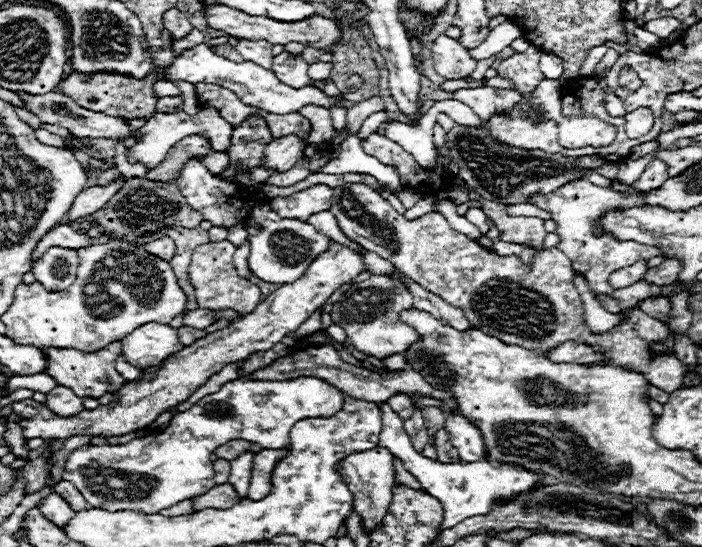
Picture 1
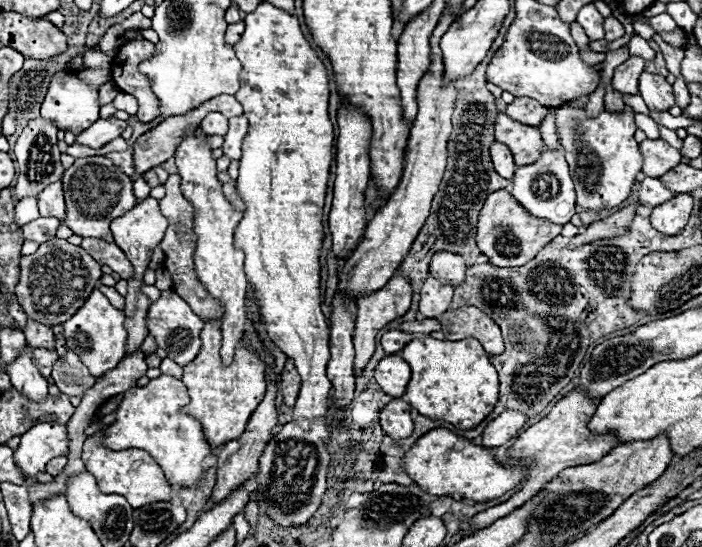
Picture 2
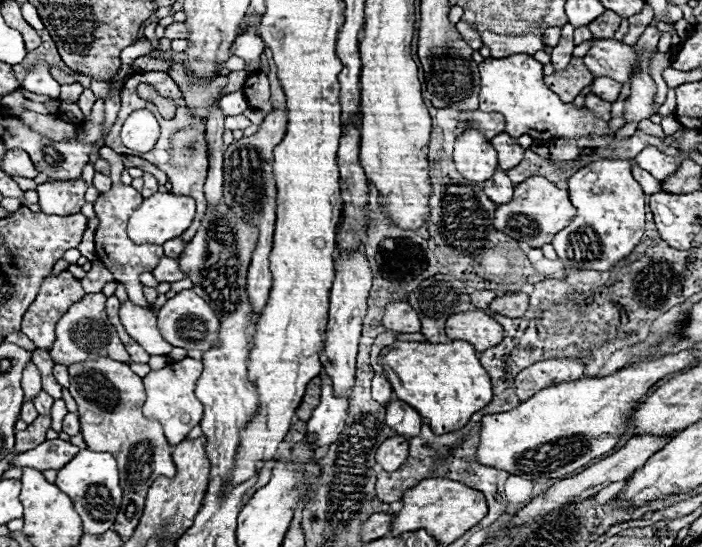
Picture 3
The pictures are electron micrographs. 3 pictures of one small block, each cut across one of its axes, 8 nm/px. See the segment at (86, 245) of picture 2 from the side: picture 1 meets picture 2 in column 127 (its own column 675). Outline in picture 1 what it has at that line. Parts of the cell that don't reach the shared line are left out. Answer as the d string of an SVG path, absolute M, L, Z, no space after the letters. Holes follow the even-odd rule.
M664 258L664 262L656 268L650 268L644 274L644 280L654 282L654 284L670 284L674 280L678 280L678 274L682 270L682 262L676 258Z

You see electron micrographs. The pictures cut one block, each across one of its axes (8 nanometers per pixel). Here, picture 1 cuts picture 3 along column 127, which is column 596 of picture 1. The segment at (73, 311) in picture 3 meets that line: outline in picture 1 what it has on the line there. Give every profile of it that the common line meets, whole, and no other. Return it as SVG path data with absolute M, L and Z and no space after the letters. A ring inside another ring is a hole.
M564 342L562 346L556 346L554 350L546 352L546 358L550 358L552 362L582 362L582 364L594 364L594 362L602 362L604 354L602 350L594 352L590 344L584 342Z

